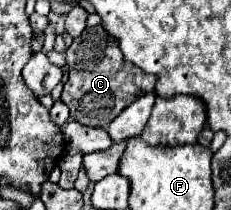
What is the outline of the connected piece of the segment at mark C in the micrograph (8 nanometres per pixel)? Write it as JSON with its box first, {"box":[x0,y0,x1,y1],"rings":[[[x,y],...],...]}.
{"box":[60,25,158,131],"rings":[[[102,25],[86,27],[82,35],[76,37],[66,49],[66,59],[70,71],[60,99],[68,105],[70,115],[88,127],[100,127],[108,131],[110,121],[116,119],[134,99],[144,93],[152,93],[158,81],[154,75],[148,75],[138,67],[128,67],[116,41]]]}

